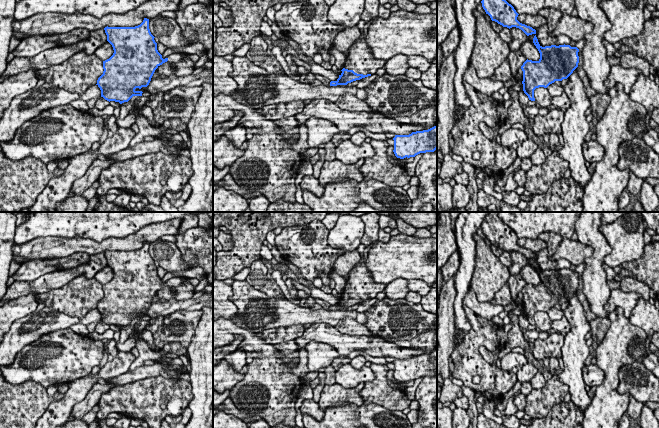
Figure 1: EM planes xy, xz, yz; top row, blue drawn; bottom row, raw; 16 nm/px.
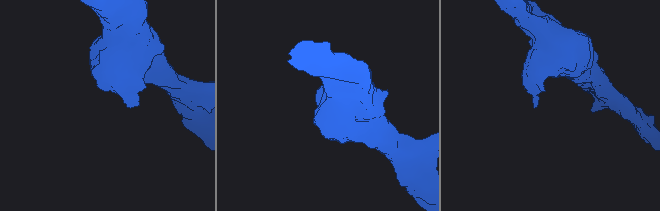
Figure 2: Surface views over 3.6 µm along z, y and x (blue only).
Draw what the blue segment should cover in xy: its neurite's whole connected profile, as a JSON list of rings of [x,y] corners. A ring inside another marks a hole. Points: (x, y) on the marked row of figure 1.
[[[149,19],[135,27],[105,27],[107,41],[112,45],[113,55],[103,61],[103,74],[97,80],[97,86],[101,90],[101,97],[107,101],[115,101],[120,104],[128,102],[133,96],[142,96],[142,91],[136,91],[147,87],[155,70],[168,61],[163,59],[157,50],[157,43],[149,29]]]

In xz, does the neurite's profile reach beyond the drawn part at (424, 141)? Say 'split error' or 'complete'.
complete

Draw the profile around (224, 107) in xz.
[[[219,94],[213,96],[213,123],[224,123],[235,116],[236,112],[242,112],[243,116],[236,124],[243,124],[247,129],[247,133],[261,134],[275,132],[282,134],[283,131],[274,120],[266,119],[259,114],[256,109],[247,107],[236,102],[230,96]]]

